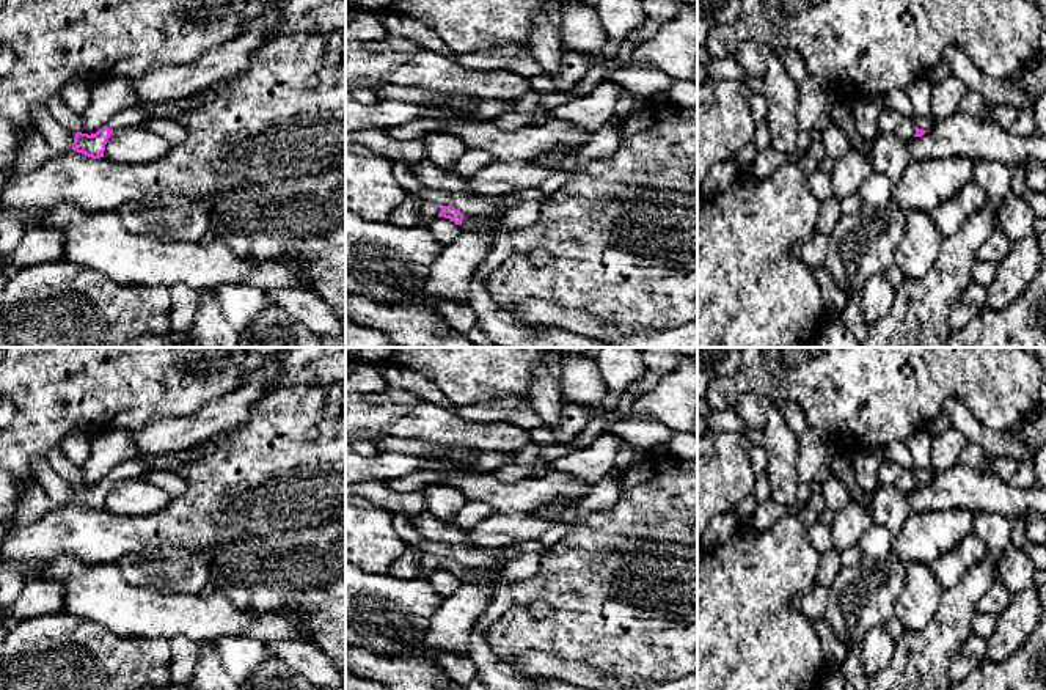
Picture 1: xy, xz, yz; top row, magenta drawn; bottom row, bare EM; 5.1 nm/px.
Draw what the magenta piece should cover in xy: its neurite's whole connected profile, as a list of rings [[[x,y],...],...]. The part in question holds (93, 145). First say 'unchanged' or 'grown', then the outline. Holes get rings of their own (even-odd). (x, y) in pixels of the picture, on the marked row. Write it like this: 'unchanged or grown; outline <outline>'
grown; outline [[[130,105],[118,113],[115,113],[107,124],[96,134],[77,132],[74,137],[74,146],[71,149],[82,152],[88,157],[99,159],[104,157],[105,145],[110,135],[124,127],[143,126],[148,121],[148,113],[140,105]]]

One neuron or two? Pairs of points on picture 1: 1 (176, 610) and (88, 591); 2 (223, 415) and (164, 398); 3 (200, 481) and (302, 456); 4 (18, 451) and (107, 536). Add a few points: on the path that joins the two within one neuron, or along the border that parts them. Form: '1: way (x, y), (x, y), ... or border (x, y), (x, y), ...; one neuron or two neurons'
1: way (154, 610), (128, 610), (110, 601); one neuron
2: border (231, 390), (186, 415), (162, 415); two neurons
3: way (225, 475), (277, 473); one neuron
4: border (52, 506), (36, 521), (19, 524); two neurons

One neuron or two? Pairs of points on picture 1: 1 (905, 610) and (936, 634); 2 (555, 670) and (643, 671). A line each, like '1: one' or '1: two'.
1: two
2: two

